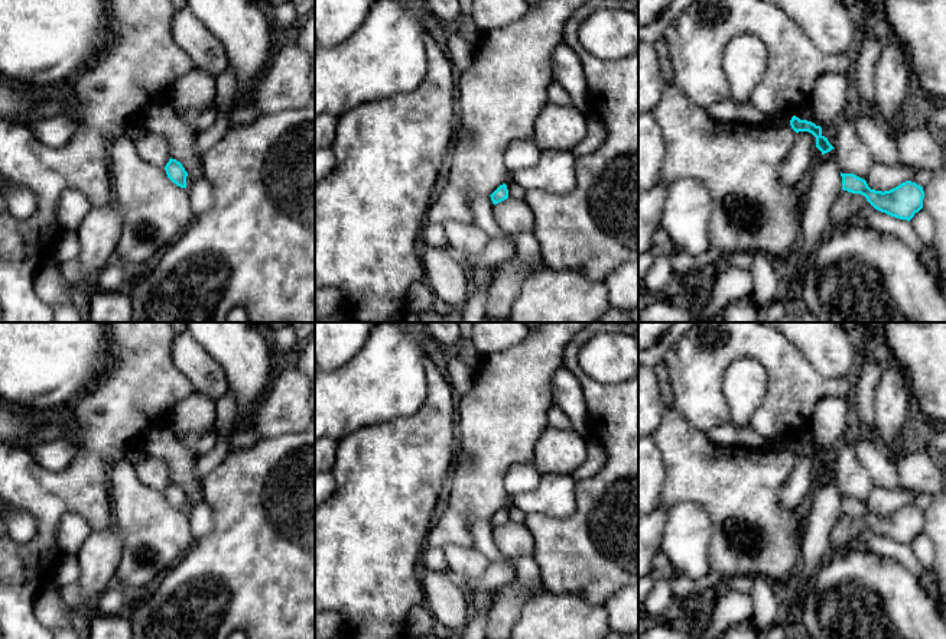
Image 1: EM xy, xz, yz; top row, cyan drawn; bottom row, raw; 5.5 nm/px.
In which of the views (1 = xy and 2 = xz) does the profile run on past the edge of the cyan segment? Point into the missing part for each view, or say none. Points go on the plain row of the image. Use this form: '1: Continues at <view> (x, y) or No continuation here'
1: No continuation here
2: No continuation here

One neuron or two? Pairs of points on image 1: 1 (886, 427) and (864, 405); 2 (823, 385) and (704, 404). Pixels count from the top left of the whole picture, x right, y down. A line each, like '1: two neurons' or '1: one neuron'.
1: two neurons
2: one neuron

